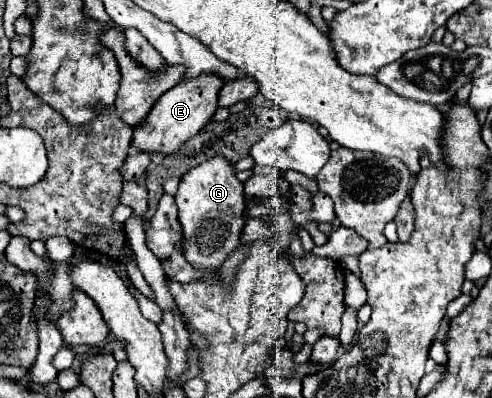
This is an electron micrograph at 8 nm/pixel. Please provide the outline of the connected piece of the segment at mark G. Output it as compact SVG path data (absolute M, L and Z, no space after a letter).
M211 157L211 161L191 169L181 177L175 201L183 225L183 255L197 269L217 271L227 255L241 245L241 229L245 225L241 217L245 209L243 183L235 177L233 165L223 157Z

